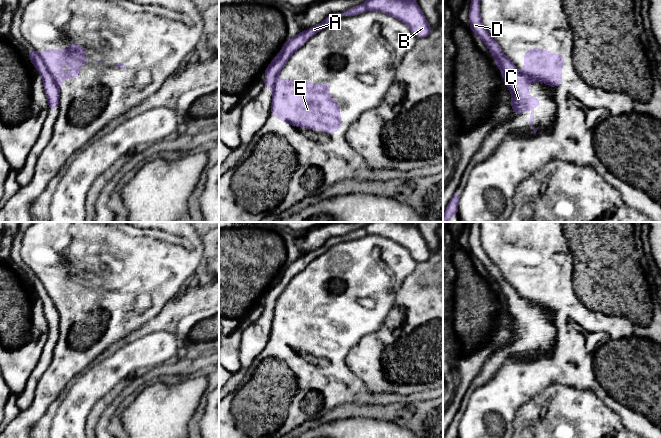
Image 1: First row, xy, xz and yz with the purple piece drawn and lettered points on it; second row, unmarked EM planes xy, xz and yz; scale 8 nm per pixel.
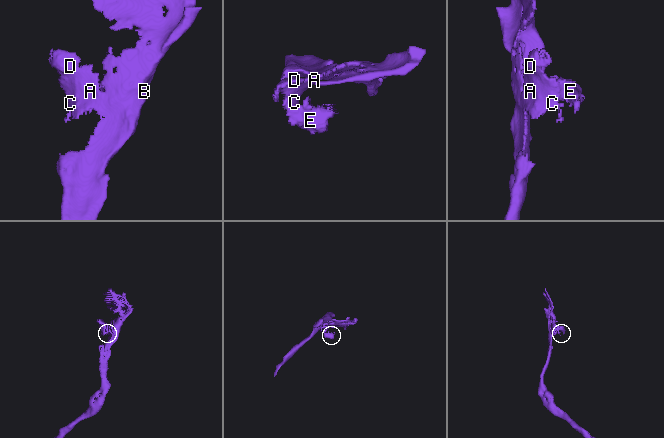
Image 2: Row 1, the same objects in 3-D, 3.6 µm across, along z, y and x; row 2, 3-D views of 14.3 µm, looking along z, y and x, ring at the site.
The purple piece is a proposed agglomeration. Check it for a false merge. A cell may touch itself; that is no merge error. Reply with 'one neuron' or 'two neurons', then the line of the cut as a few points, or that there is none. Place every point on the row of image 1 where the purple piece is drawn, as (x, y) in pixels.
two neurons | xy (38, 54), (58, 88)

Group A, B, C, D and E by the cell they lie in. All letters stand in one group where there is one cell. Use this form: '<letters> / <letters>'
A B C D / E

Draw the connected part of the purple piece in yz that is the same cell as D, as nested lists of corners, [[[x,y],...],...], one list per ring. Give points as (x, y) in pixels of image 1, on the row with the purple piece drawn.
[[[471,0],[469,9],[470,31],[479,36],[484,44],[489,48],[490,54],[494,56],[494,61],[502,73],[505,86],[512,94],[510,104],[513,114],[524,114],[526,107],[531,110],[530,125],[534,125],[534,107],[540,106],[542,100],[540,98],[531,98],[527,87],[532,82],[526,75],[520,73],[514,63],[507,58],[499,44],[490,36],[486,28],[482,24],[480,14],[480,1]]]

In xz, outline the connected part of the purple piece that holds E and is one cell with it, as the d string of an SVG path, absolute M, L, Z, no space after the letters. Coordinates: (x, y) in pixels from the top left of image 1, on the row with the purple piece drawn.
M276 79L270 112L294 127L337 133L342 117L339 100L329 99L330 83L310 83L302 79Z

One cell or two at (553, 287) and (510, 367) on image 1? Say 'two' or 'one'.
one

